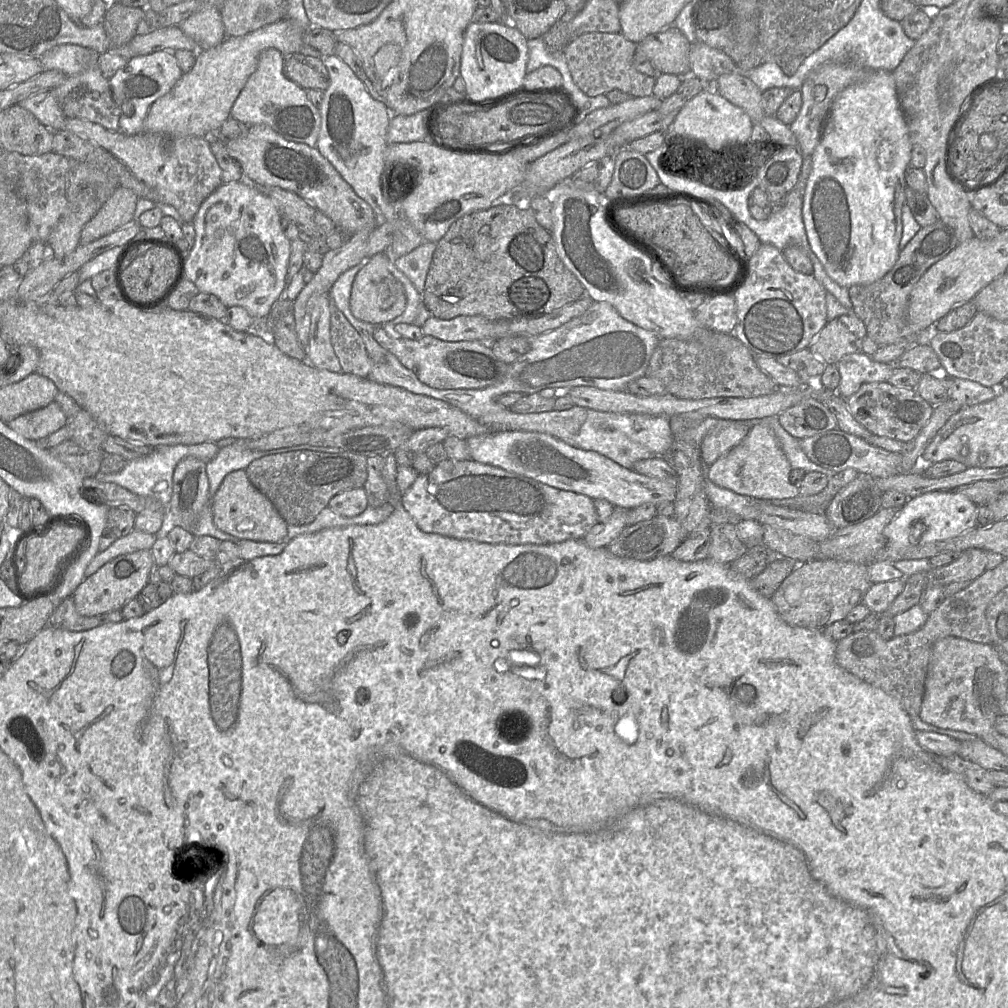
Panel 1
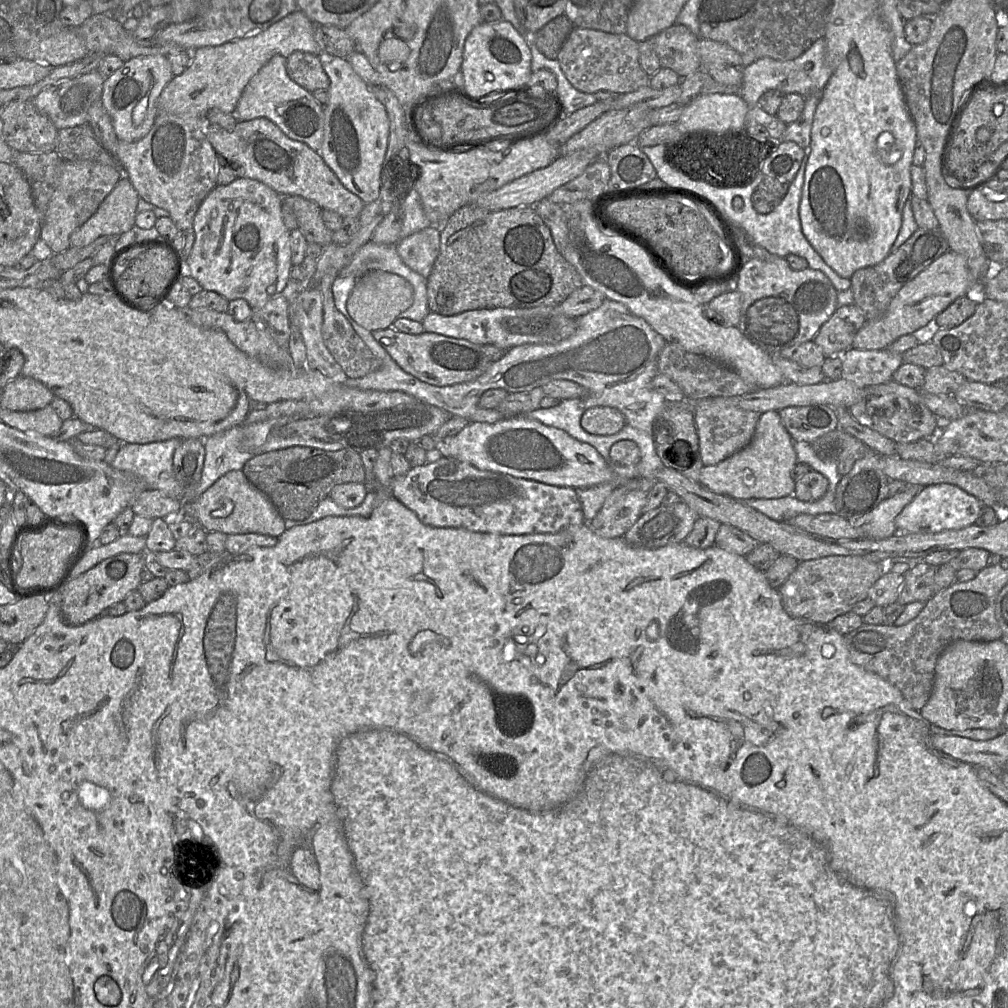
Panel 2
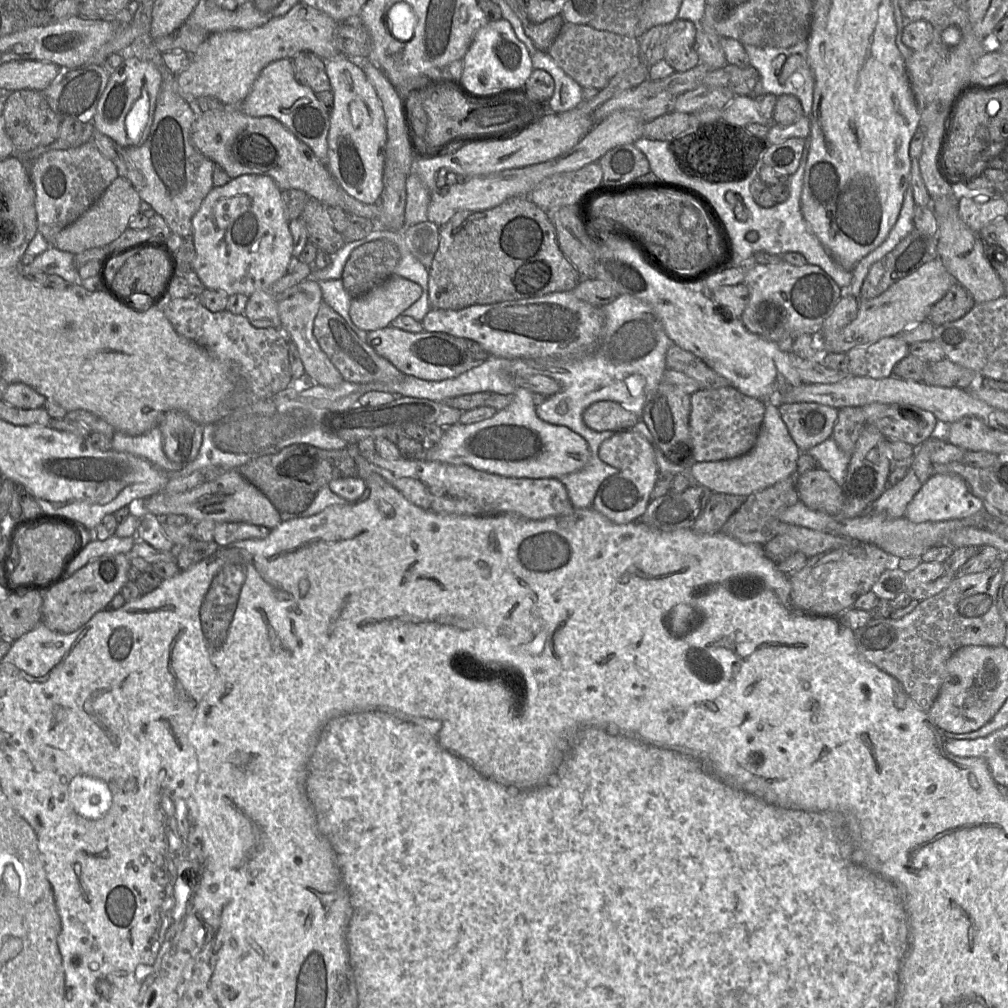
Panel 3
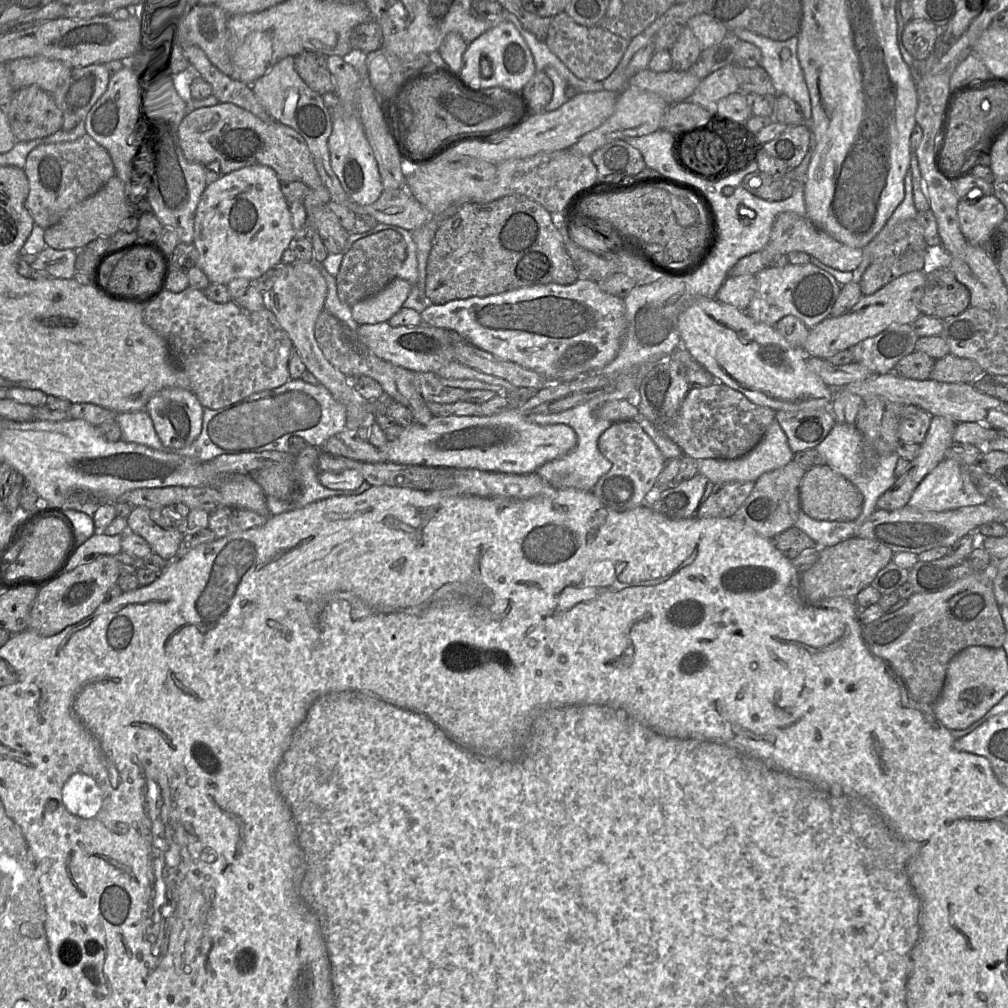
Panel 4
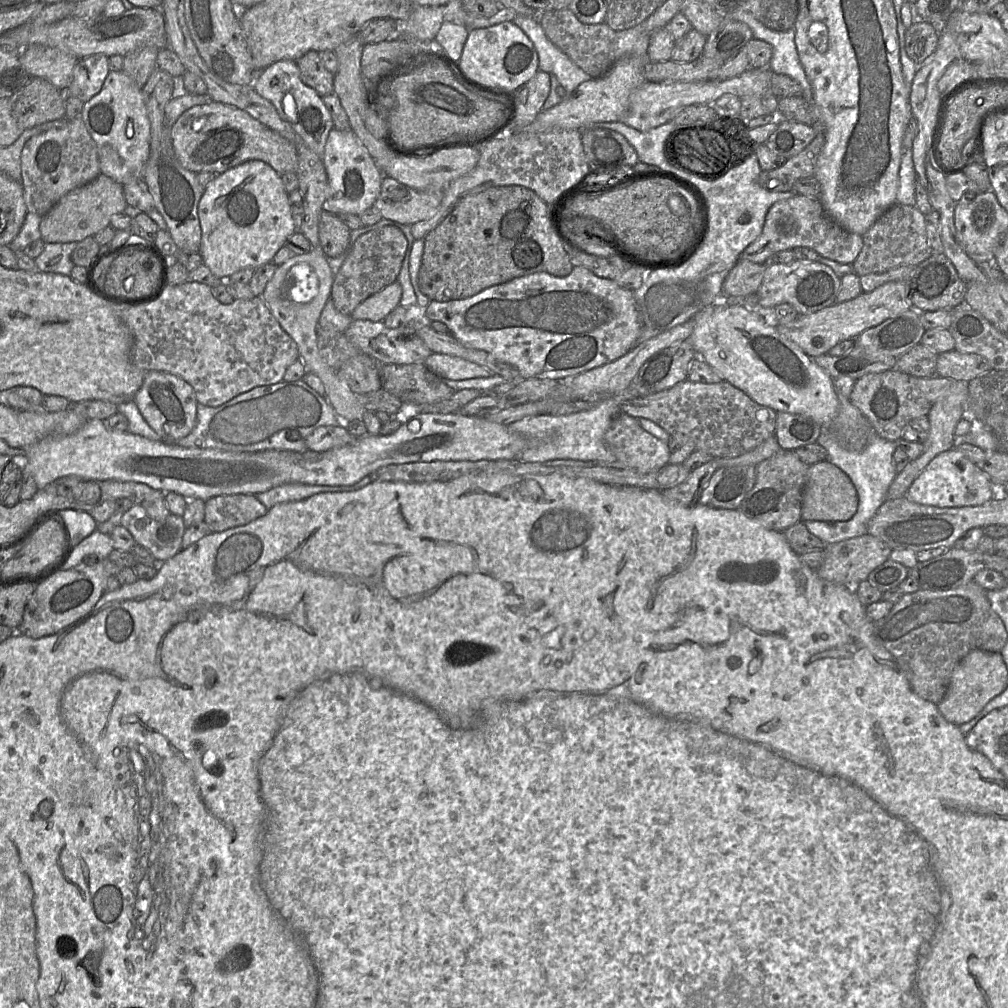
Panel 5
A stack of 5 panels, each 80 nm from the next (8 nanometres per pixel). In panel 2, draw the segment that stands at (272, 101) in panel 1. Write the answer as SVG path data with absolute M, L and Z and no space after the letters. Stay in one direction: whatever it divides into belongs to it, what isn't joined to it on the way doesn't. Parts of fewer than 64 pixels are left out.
M274 55L244 88L237 107L232 112L238 121L267 118L289 138L320 151L324 137L324 111L312 93L294 82L287 73L286 58Z

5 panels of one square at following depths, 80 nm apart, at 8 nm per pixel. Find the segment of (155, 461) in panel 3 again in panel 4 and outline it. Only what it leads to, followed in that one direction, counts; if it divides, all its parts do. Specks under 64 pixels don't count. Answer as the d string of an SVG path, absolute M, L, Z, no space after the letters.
M145 411L117 413L115 420L122 432L121 440L168 452L159 439L149 414Z

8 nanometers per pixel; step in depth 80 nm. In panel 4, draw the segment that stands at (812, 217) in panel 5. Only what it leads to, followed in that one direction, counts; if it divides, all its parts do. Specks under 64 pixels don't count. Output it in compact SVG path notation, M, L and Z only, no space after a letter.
M782 212L774 220L768 243L759 251L741 258L730 270L730 276L756 275L779 254L801 251L840 271L853 272L861 263L863 248L847 246L816 227L806 216L794 212Z

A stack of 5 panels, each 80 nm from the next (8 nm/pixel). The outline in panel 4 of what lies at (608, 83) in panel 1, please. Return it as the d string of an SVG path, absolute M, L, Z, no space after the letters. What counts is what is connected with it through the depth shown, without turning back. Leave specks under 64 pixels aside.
M563 11L552 17L545 43L576 77L603 81L620 62L629 45L629 40L600 26L580 25Z

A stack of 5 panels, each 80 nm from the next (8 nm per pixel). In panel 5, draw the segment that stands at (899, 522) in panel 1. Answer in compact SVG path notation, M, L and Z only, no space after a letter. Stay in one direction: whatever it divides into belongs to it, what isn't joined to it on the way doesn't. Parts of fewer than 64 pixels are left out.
M953 447L938 454L912 483L907 492L910 501L939 508L979 506L996 495L997 487L989 476L962 452Z

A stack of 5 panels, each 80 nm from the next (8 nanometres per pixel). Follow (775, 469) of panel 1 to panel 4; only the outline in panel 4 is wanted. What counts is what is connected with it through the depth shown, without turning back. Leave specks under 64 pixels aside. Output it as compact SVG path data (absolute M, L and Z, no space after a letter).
M774 419L760 442L747 454L734 459L698 459L698 473L706 476L713 484L728 482L755 482L762 474L781 468L792 461L794 453L789 447L787 436Z

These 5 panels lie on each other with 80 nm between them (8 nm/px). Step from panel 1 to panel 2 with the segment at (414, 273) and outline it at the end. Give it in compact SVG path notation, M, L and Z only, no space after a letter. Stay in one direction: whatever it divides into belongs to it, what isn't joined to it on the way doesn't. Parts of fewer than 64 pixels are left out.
M429 226L396 243L397 253L405 265L427 278L440 249L440 228Z

